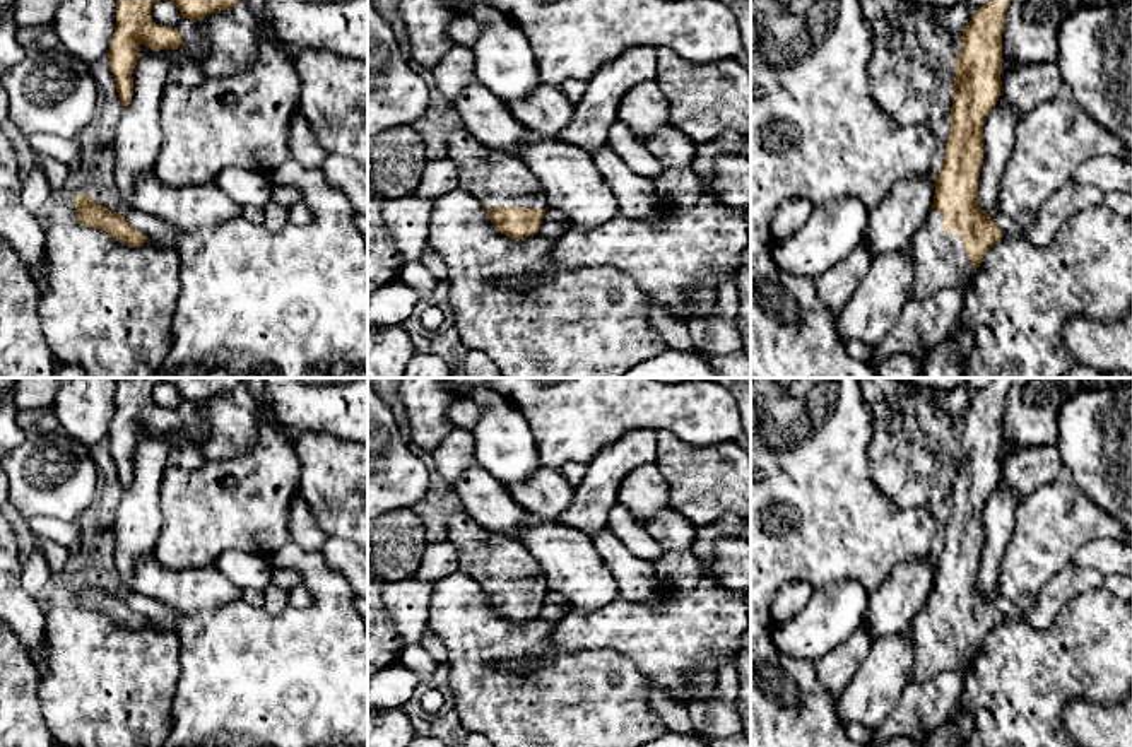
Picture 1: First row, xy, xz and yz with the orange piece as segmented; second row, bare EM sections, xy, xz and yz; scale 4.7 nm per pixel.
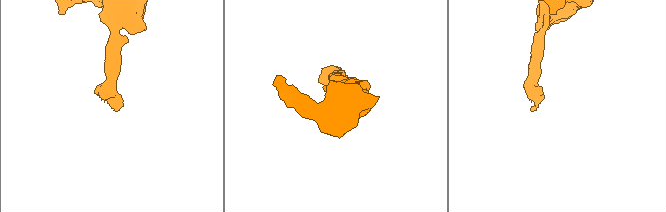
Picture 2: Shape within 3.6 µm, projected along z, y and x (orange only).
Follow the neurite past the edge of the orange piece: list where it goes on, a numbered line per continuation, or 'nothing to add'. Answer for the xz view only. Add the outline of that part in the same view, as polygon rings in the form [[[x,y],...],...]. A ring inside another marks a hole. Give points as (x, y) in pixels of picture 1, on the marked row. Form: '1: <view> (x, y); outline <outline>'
1: xz (496, 178); outline [[[463,126],[446,135],[446,145],[458,173],[457,188],[475,197],[484,207],[547,207],[540,181],[520,157],[489,150]]]

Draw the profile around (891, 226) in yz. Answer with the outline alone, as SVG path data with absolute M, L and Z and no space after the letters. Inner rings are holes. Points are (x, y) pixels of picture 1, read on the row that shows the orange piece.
M910 176L869 214L864 243L872 256L908 250L927 221L935 195L935 176Z

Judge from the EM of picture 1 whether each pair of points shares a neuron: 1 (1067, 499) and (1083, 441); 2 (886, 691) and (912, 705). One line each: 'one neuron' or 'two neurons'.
1: two neurons
2: two neurons

